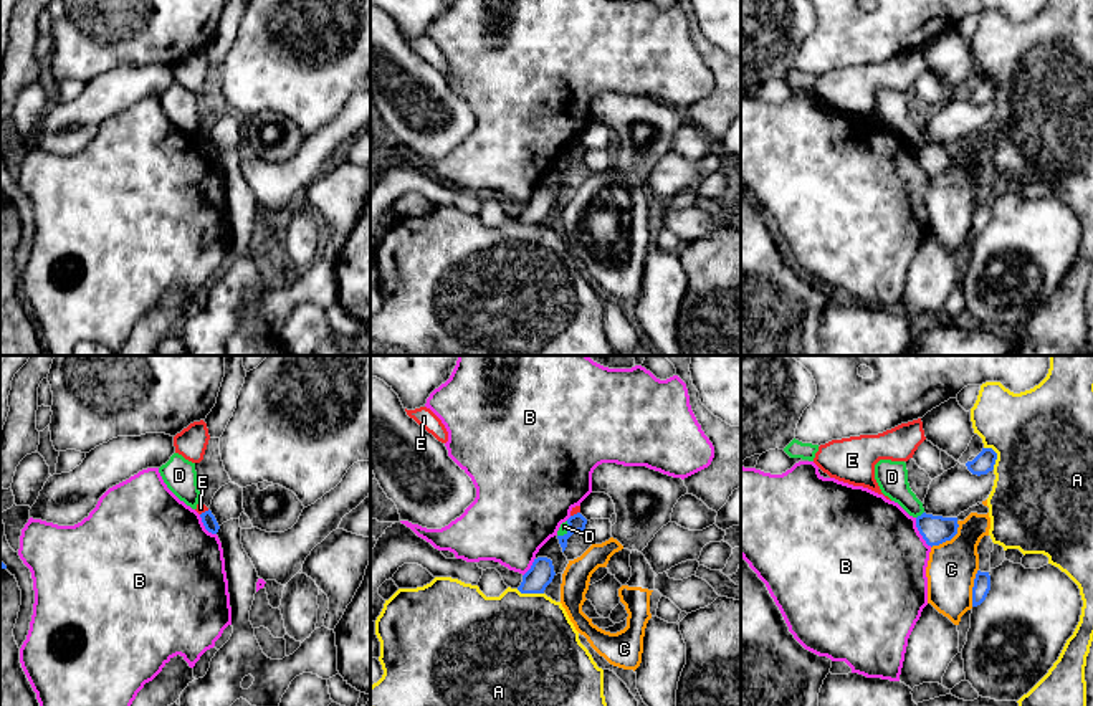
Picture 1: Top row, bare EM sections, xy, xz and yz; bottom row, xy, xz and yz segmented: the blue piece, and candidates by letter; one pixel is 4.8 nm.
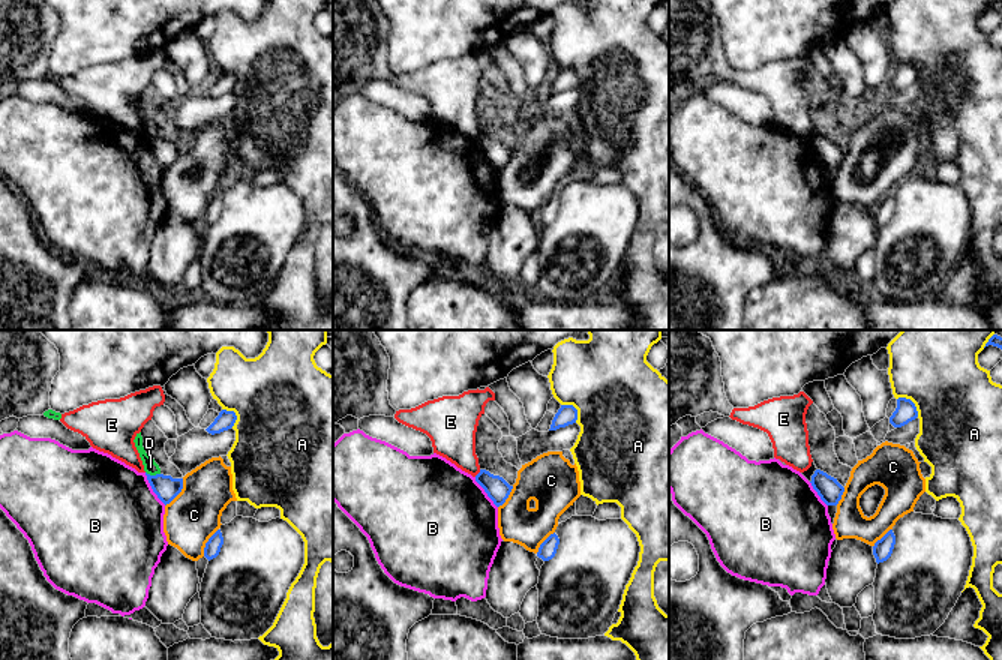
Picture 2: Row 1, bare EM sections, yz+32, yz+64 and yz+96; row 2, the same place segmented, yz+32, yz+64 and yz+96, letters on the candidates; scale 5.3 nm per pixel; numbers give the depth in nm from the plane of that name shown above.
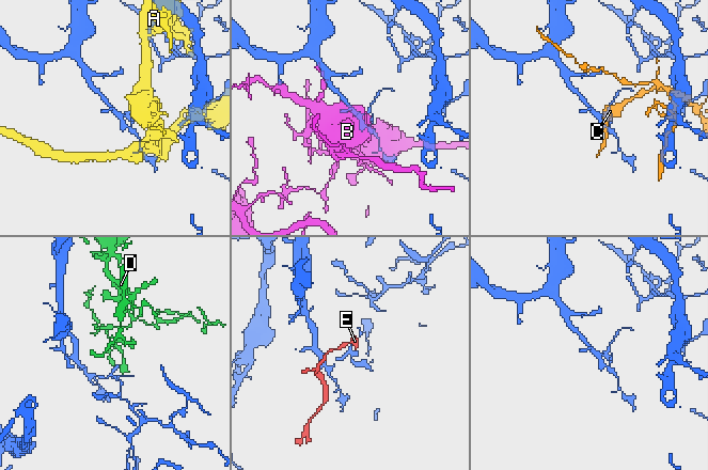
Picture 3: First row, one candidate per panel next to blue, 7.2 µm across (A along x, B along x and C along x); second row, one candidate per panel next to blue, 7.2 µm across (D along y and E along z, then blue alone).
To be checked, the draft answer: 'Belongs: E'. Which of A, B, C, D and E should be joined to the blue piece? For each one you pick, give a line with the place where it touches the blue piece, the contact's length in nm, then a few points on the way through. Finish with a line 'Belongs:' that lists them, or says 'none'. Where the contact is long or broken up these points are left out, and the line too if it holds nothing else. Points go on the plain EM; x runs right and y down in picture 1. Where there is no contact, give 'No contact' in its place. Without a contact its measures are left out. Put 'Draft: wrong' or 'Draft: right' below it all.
Belongs: none
Draft: wrong

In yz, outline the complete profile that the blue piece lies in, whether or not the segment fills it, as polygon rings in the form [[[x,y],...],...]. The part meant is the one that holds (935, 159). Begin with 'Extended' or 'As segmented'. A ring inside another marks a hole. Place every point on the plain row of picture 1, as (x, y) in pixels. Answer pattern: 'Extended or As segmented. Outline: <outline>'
As segmented. Outline: [[[923,142],[916,147],[916,157],[928,175],[939,175],[957,164],[957,147],[943,147]]]

